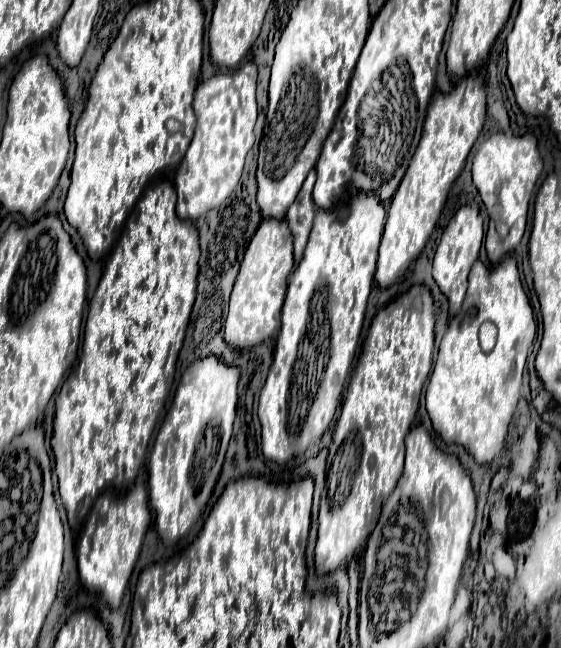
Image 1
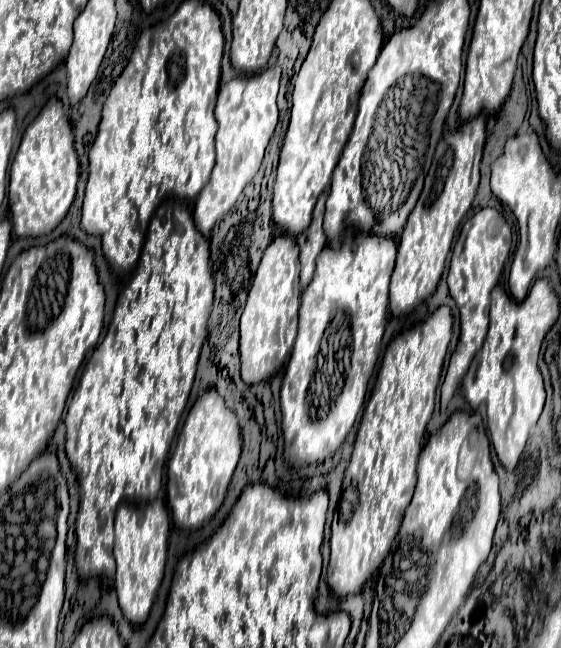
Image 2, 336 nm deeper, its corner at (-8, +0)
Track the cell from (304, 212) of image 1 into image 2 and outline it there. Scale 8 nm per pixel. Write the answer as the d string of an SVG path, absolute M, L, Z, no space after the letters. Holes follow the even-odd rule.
M328 190L320 194L314 212L312 212L312 222L310 226L298 236L298 246L300 246L300 286L306 288L308 282L312 280L314 274L314 260L320 254L320 250L326 246L326 234L322 230L322 218L324 218L324 204L328 198Z

